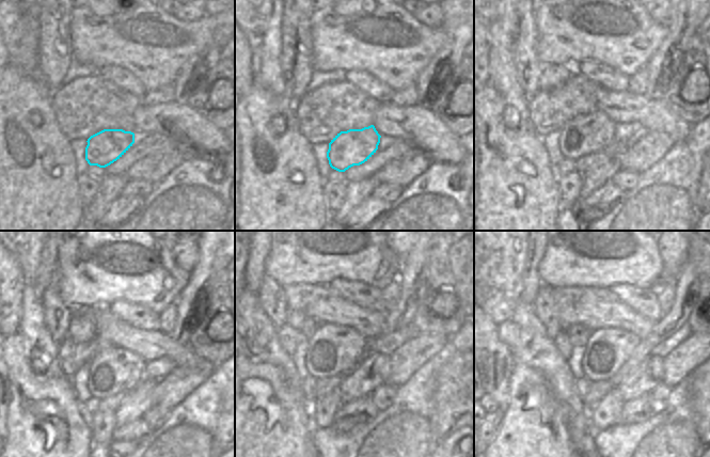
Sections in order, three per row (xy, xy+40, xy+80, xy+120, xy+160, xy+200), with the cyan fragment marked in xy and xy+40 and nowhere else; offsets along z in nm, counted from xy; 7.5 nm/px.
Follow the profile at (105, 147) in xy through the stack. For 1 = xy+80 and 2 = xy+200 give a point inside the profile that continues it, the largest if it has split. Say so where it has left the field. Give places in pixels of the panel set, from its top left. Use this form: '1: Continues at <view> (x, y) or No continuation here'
1: Continues at xy+80 (586, 134)
2: Continues at xy+200 (570, 348)

